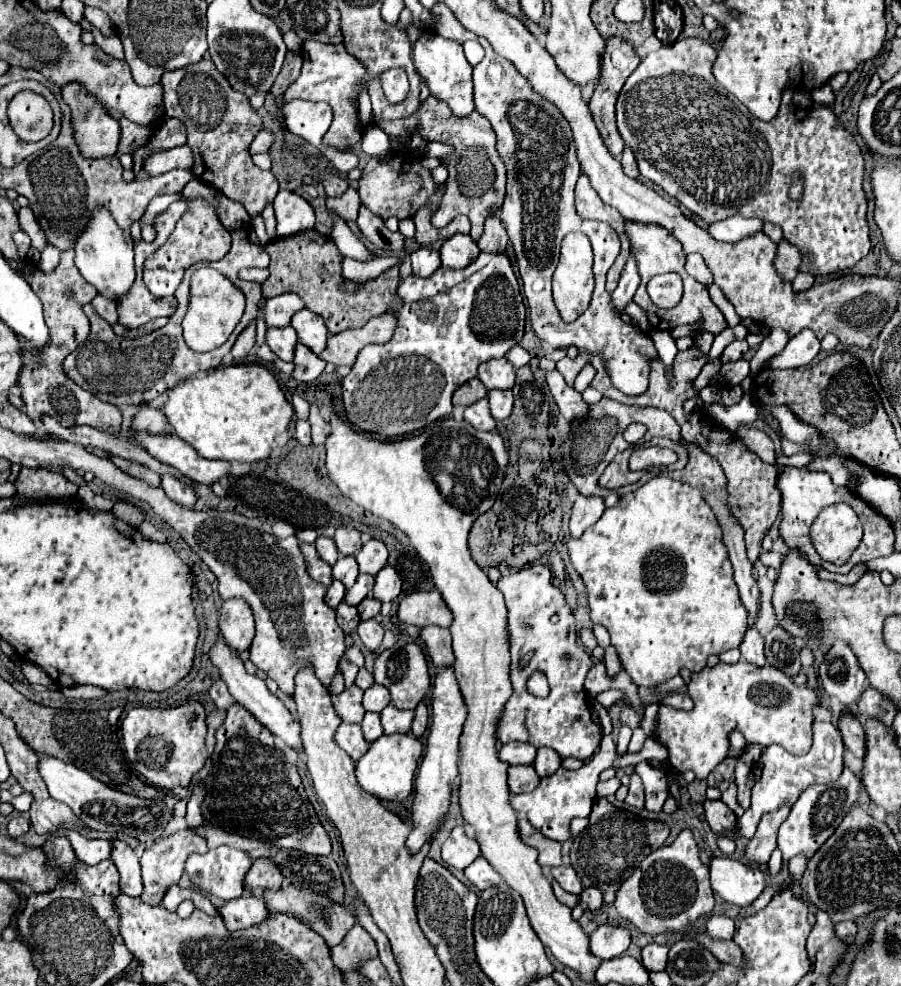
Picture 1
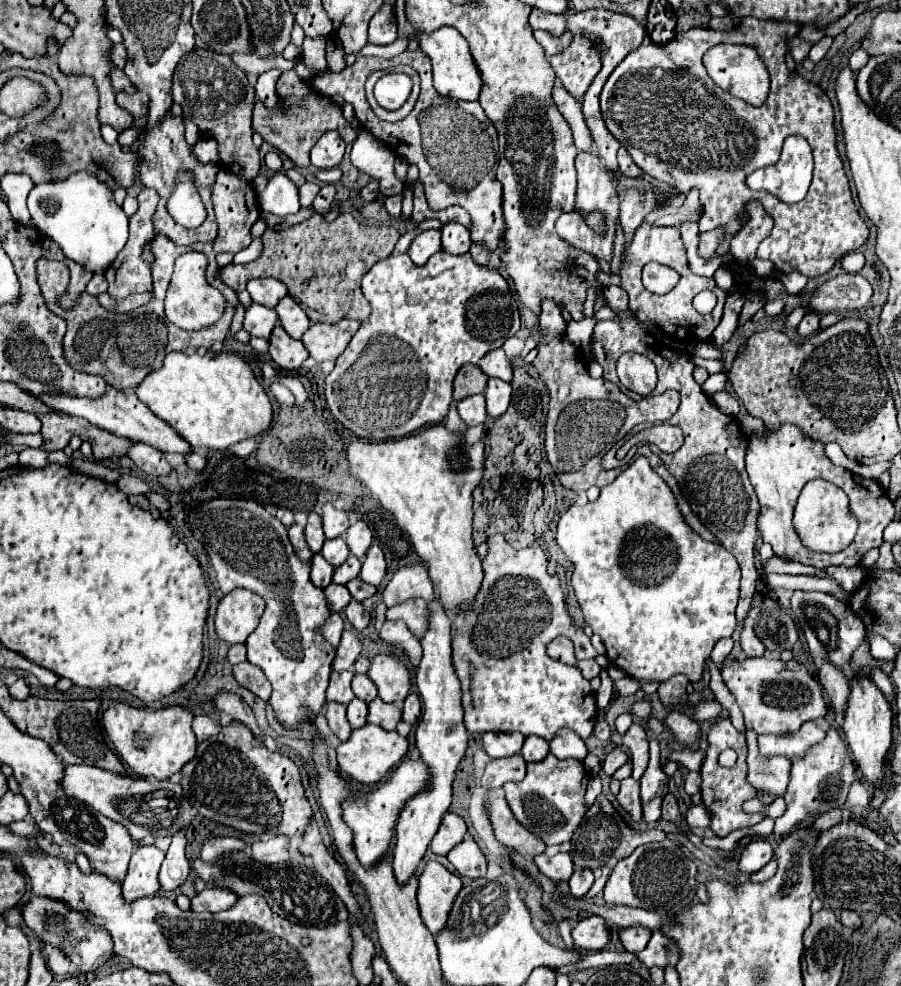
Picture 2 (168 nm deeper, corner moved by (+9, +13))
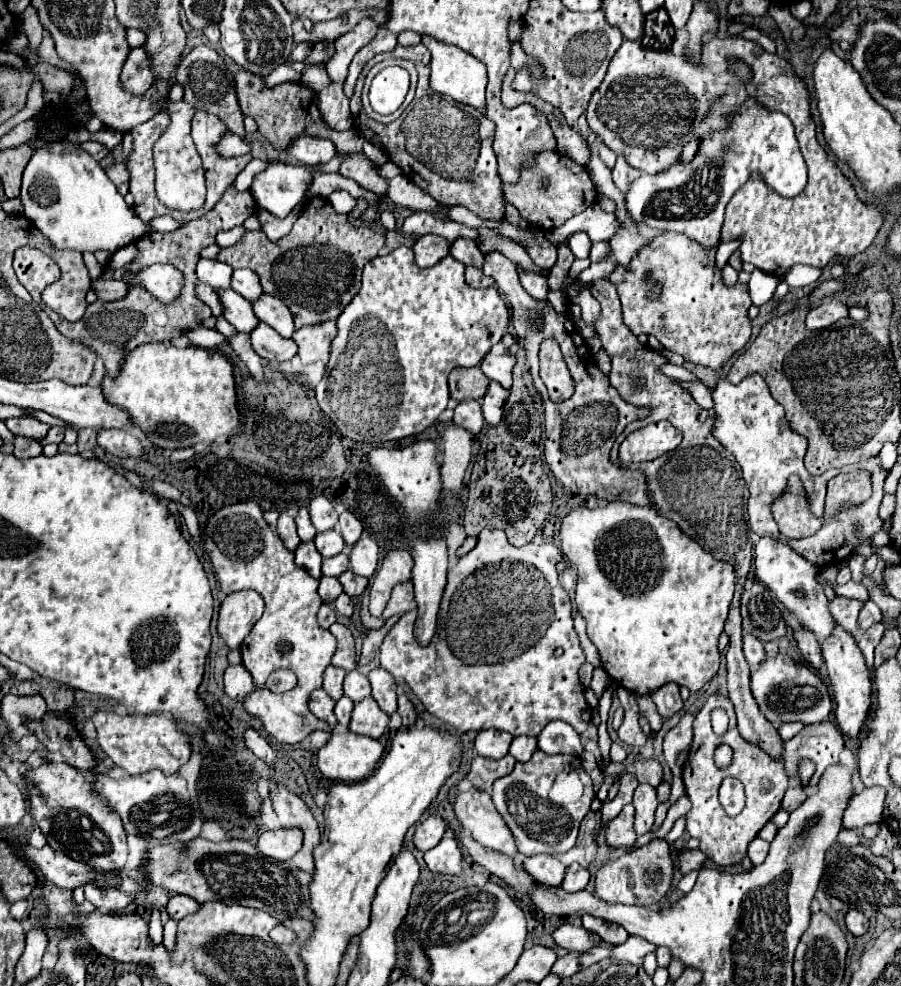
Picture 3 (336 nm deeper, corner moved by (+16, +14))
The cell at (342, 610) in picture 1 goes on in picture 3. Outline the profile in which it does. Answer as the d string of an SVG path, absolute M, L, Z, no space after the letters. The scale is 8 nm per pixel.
M320 577L320 589L318 589L320 597L324 603L332 603L340 593L342 593L342 585L336 577Z

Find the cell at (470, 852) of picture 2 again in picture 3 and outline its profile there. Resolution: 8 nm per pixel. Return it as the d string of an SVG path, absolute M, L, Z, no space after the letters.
M444 835L442 841L424 853L424 861L430 871L440 875L462 873L462 851L452 835Z

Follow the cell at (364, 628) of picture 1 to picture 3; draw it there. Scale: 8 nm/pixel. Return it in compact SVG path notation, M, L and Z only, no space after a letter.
M340 593L338 599L334 601L334 605L336 605L336 611L338 611L340 615L344 615L344 617L350 617L352 611L354 611L354 601L352 601L346 593Z

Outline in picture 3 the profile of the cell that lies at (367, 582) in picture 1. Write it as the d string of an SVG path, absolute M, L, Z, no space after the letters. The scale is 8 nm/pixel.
M340 553L340 555L334 555L334 557L322 561L322 573L328 577L338 577L346 569L348 569L348 555L346 553Z

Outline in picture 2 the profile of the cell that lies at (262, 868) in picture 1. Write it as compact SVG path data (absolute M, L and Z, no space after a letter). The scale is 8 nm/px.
M277 836L267 842L259 840L259 842L251 844L251 862L259 862L265 866L283 864L289 858L287 844L289 844L289 840L285 836Z

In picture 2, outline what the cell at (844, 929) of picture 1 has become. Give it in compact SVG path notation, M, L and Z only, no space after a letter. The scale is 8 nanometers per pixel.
M843 910L843 912L841 912L841 924L843 924L845 928L855 930L855 928L861 926L861 918L859 918L855 912L851 912L851 910Z

